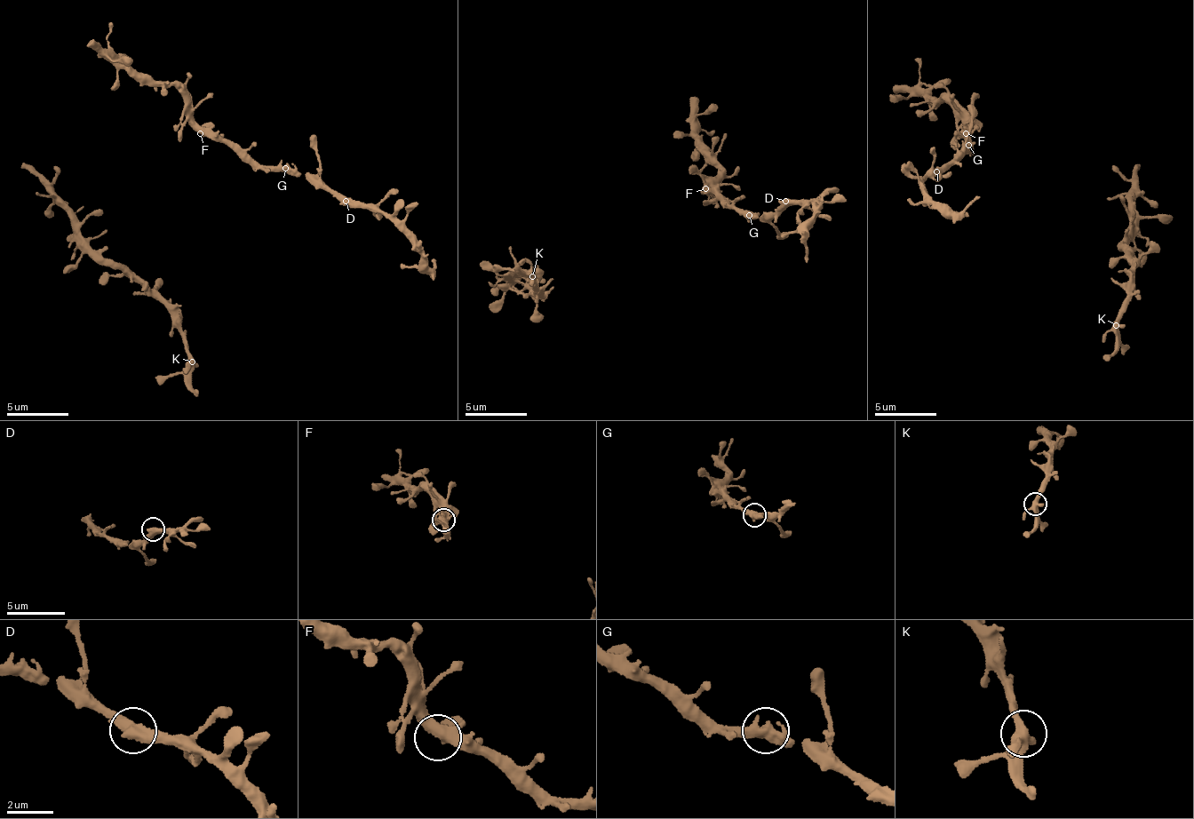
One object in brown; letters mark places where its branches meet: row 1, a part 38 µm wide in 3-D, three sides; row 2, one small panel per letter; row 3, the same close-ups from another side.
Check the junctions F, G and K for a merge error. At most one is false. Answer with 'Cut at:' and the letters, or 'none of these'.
Cut at: none of these

